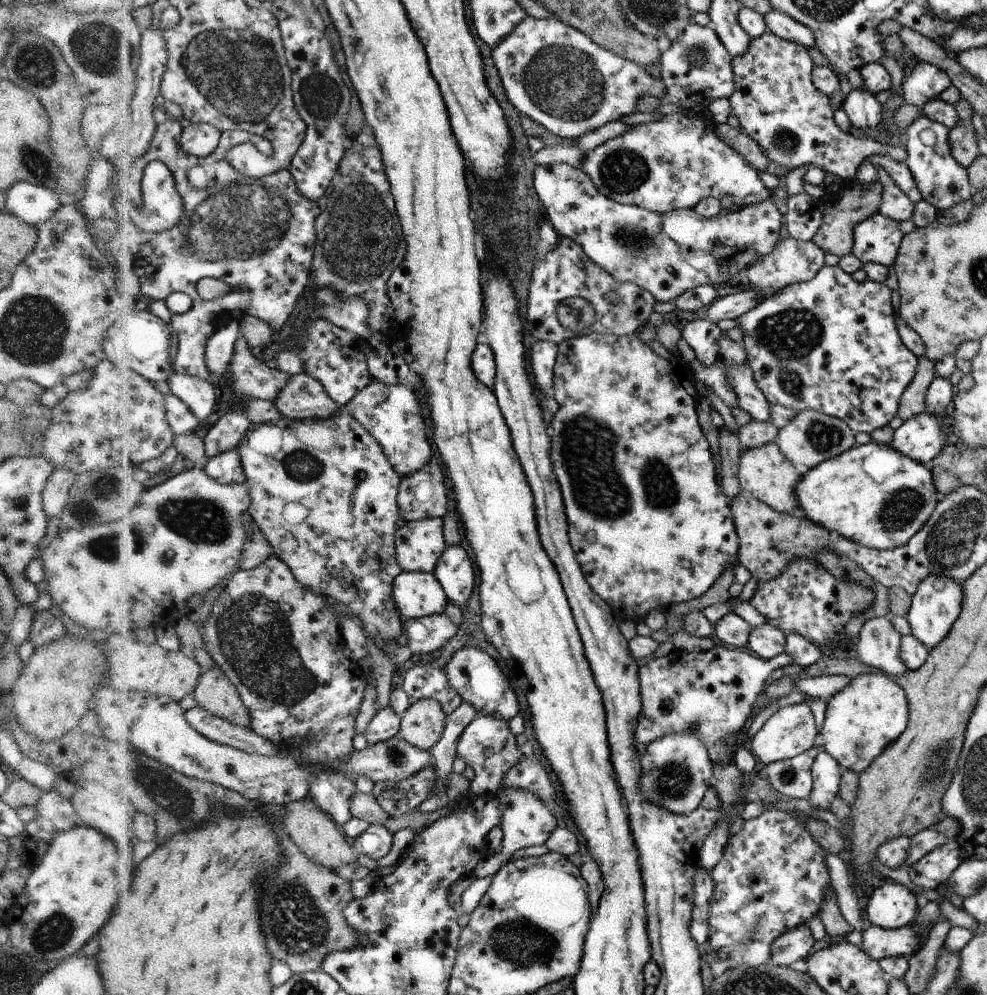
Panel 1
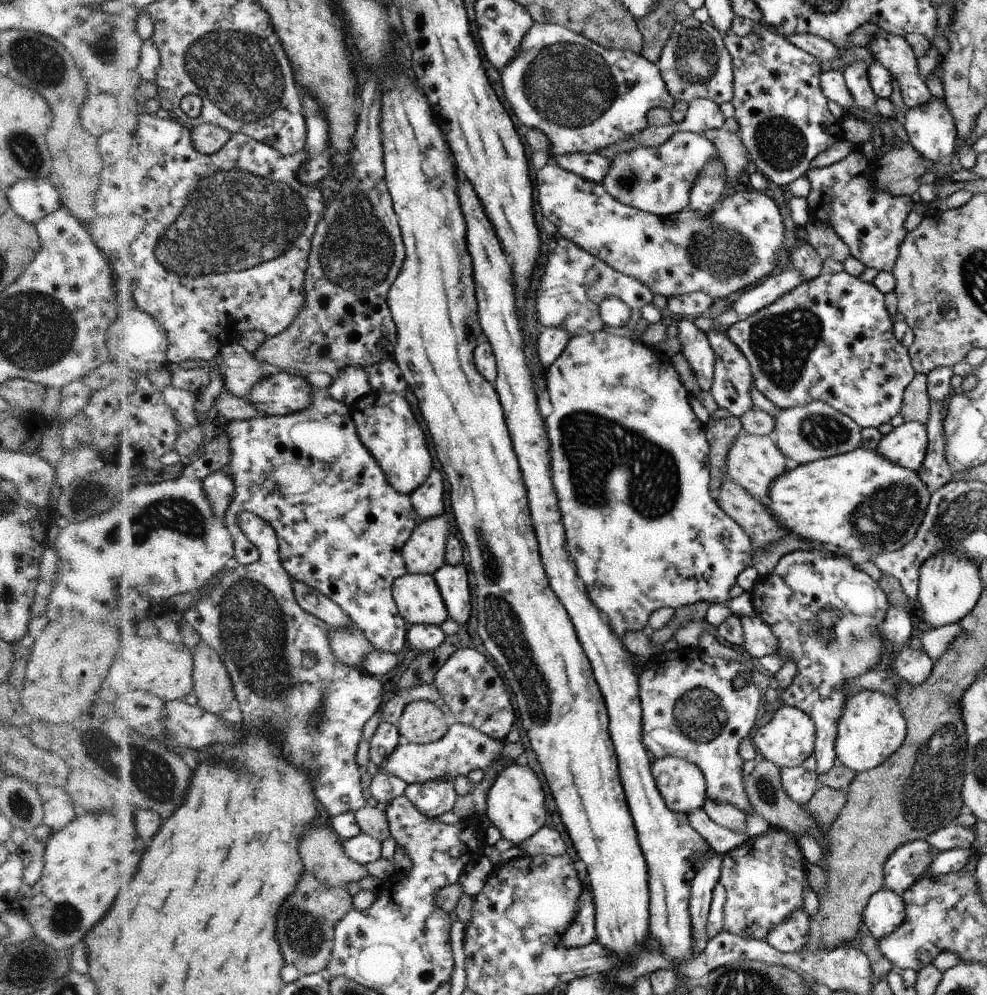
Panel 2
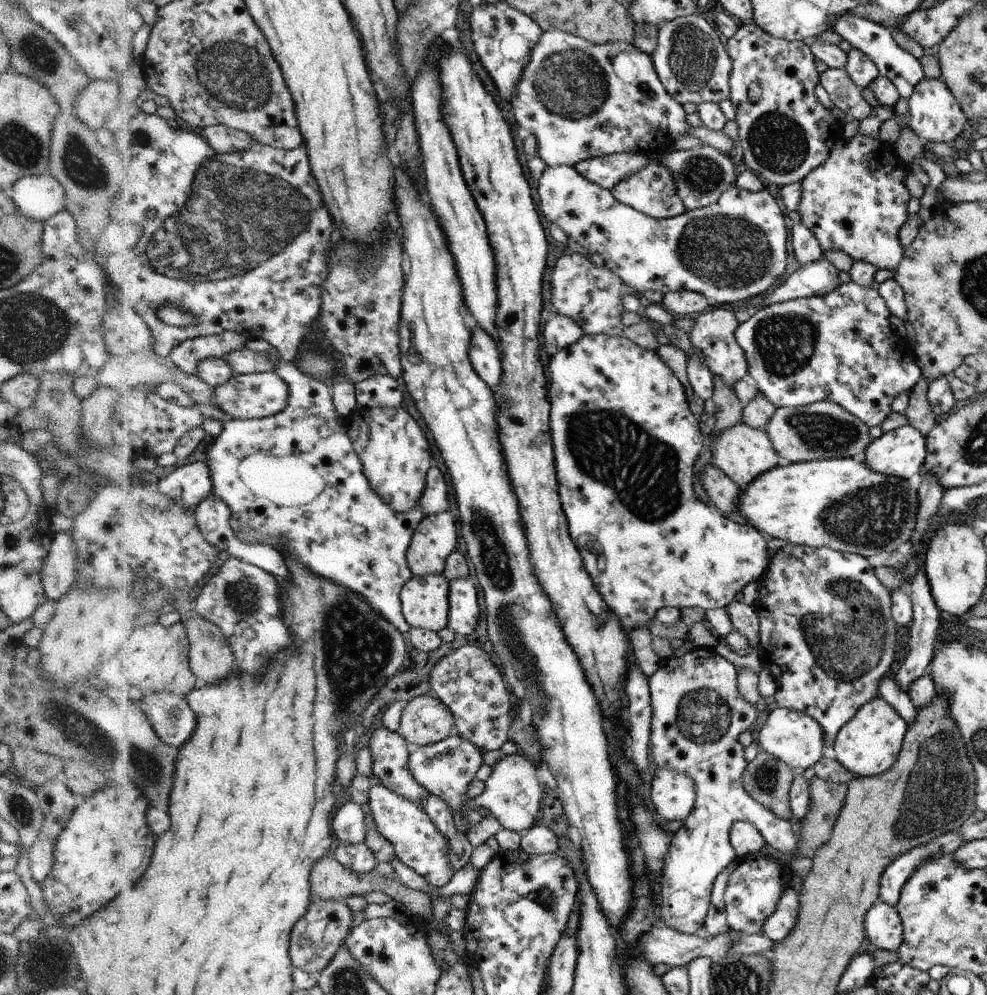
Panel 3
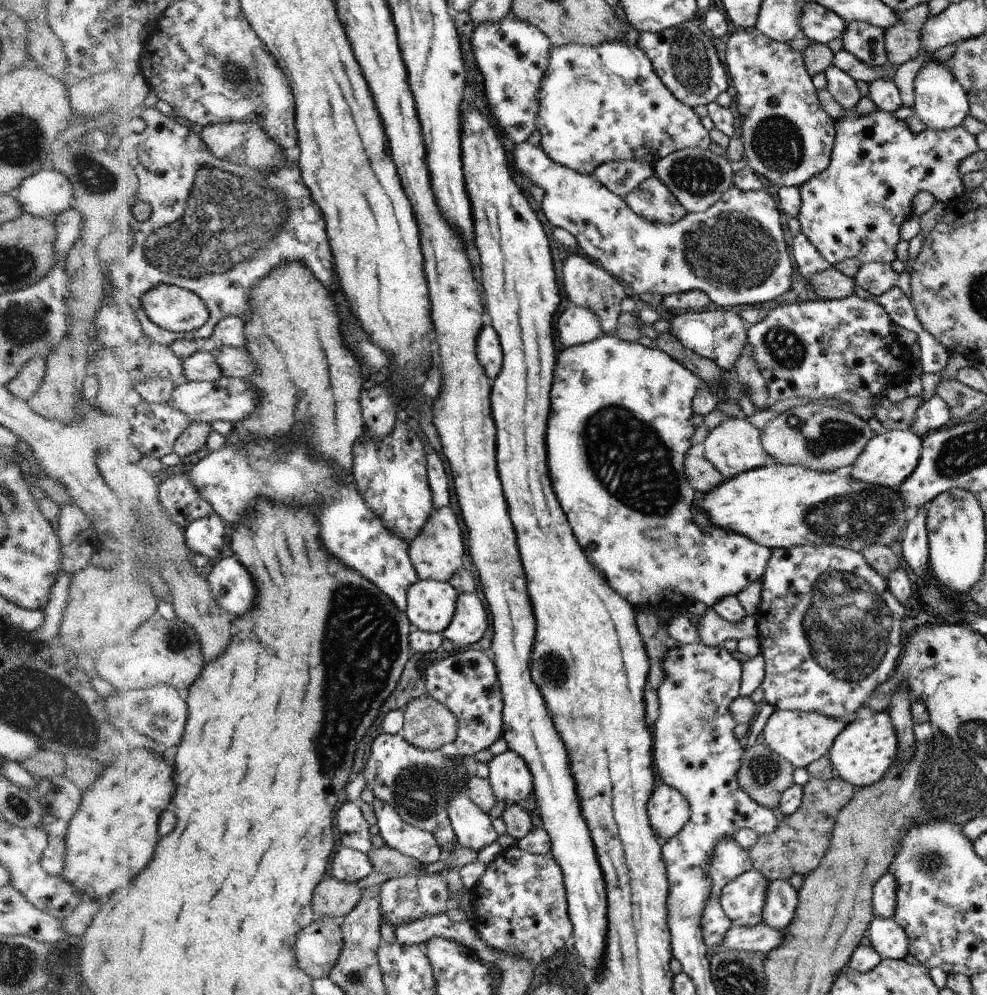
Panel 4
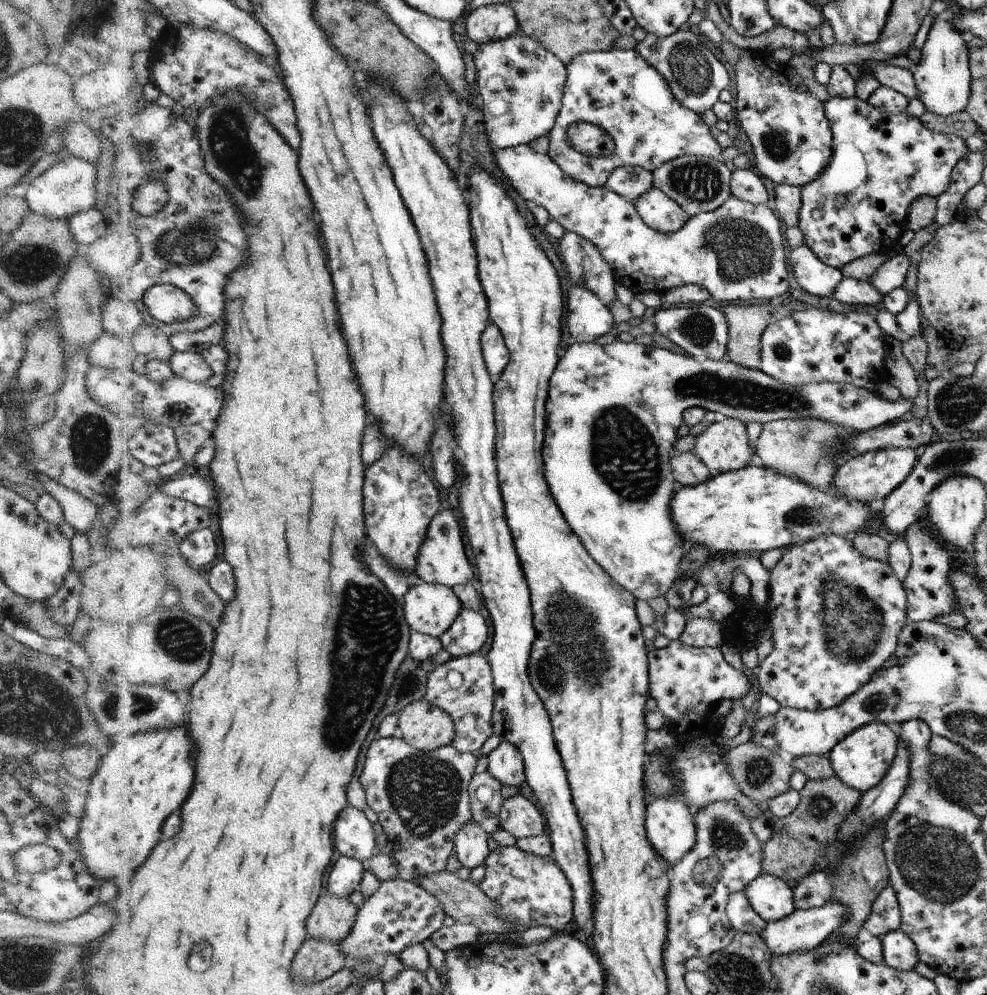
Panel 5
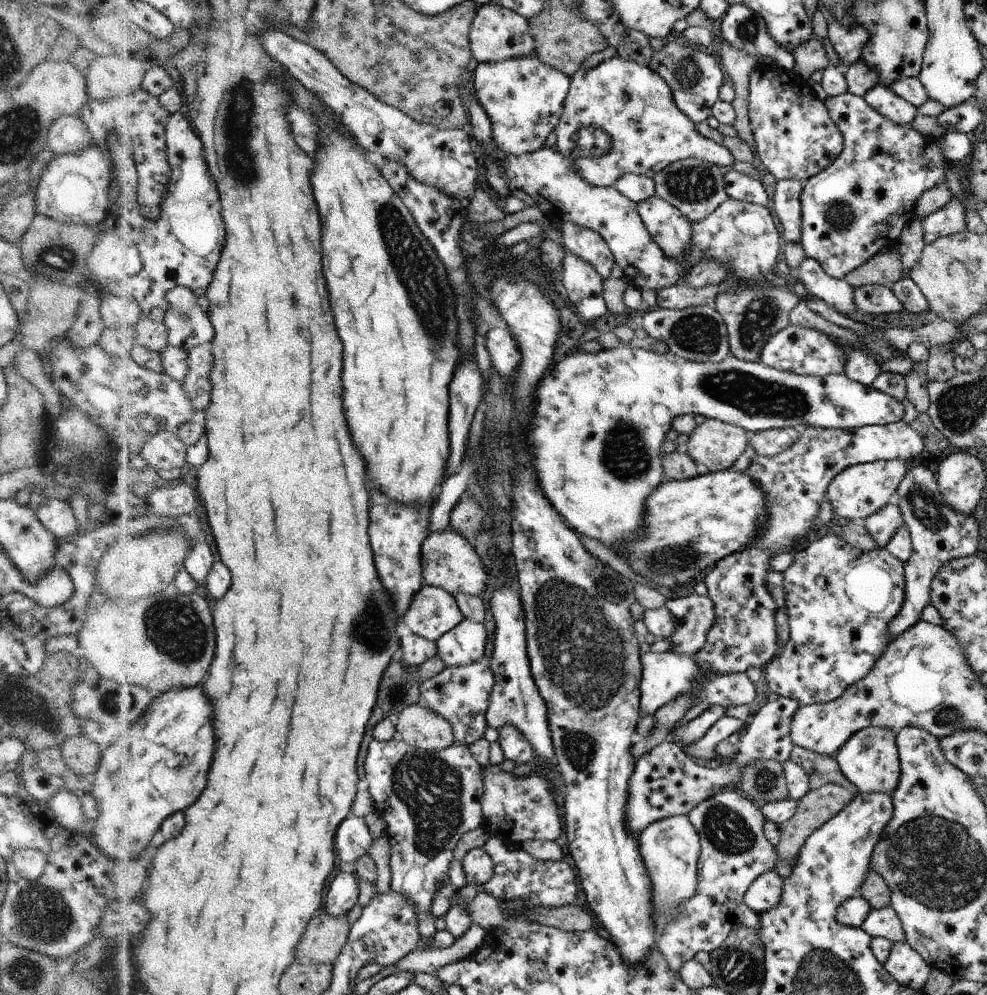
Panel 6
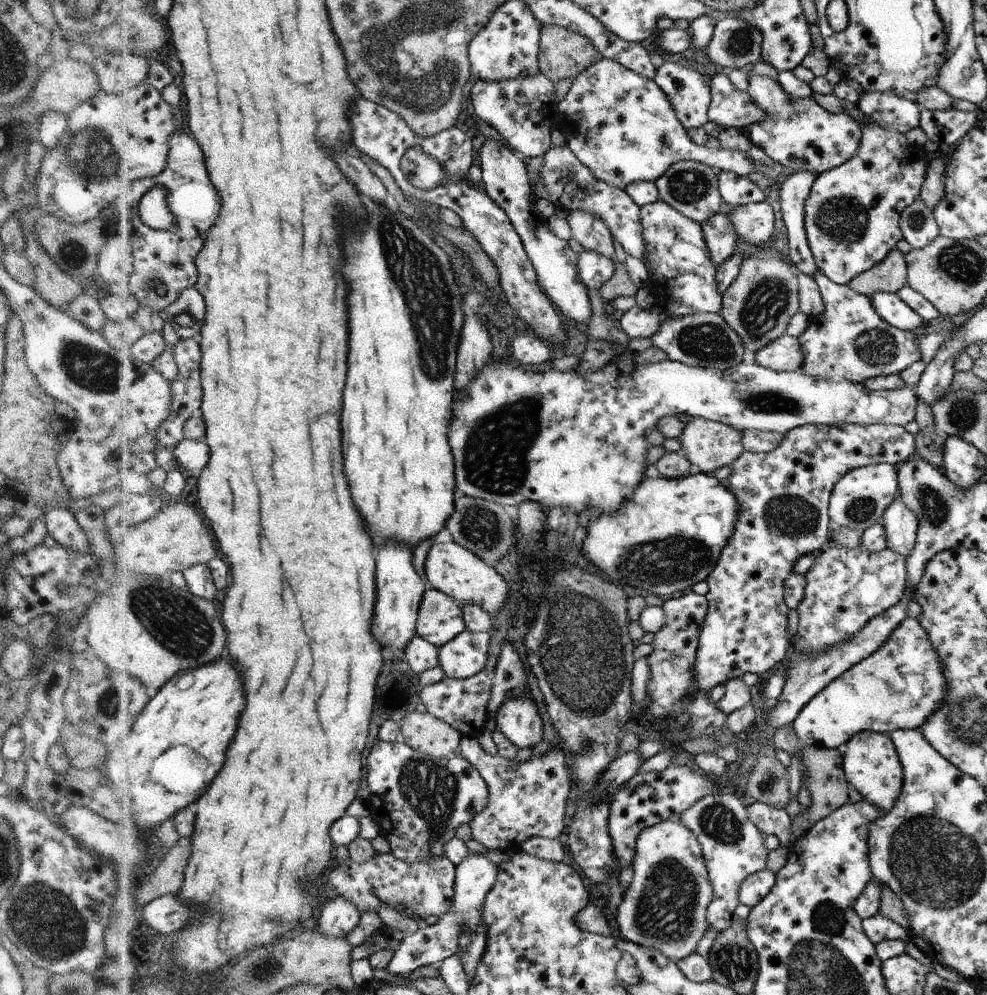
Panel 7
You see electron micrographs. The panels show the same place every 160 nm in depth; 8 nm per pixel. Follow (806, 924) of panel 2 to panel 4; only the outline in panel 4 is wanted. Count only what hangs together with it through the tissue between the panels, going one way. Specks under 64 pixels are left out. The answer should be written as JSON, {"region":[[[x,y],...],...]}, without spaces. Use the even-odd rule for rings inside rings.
{"region":[[[782,879],[771,881],[770,885],[767,886],[762,922],[784,932],[794,920],[798,904],[799,893],[788,881]]]}

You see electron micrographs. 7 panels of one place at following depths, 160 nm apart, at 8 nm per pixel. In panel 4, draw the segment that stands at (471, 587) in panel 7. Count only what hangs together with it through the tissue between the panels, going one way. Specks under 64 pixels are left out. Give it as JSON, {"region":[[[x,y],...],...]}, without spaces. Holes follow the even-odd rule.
{"region":[[[439,508],[432,512],[428,522],[414,541],[410,542],[410,557],[419,580],[432,579],[449,582],[464,566],[464,538],[452,508]]]}

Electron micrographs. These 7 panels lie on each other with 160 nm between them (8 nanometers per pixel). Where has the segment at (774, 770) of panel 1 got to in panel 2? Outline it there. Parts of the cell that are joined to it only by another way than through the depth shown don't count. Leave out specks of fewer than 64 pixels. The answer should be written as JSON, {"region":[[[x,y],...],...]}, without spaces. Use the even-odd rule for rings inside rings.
{"region":[[[801,766],[781,769],[781,783],[784,790],[802,808],[806,808],[808,802],[815,796],[820,781],[816,771],[808,772]]]}

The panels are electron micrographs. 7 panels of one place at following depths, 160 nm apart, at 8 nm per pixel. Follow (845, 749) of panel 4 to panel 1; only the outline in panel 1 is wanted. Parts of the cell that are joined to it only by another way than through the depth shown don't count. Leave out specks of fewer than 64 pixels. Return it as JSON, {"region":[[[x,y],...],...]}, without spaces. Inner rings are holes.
{"region":[[[864,674],[851,679],[849,685],[836,693],[826,705],[821,728],[821,749],[828,751],[843,770],[862,773],[870,768],[879,754],[899,740],[910,724],[910,703],[906,691],[884,674]]]}

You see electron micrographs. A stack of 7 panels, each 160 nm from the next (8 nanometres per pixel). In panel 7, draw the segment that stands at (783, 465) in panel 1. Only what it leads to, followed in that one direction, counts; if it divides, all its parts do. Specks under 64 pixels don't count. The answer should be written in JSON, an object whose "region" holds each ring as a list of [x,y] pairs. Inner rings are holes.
{"region":[[[699,417],[692,418],[685,424],[684,432],[678,440],[680,440],[681,452],[688,462],[692,466],[698,466],[702,473],[708,475],[714,475],[716,470],[730,466],[745,452],[742,432],[735,427]]]}

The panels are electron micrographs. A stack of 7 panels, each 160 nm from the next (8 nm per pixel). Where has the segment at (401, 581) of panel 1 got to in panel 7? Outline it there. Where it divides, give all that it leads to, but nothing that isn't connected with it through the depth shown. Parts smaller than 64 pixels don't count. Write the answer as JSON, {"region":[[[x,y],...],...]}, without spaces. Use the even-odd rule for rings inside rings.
{"region":[[[429,588],[420,606],[416,635],[441,647],[465,629],[463,607],[451,595]]]}

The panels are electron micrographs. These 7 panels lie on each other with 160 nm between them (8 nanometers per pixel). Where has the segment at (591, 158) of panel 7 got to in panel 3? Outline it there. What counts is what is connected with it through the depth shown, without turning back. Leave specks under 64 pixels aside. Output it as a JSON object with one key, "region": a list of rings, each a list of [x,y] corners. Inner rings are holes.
{"region":[[[556,29],[543,32],[510,104],[522,133],[536,136],[536,155],[548,167],[574,167],[591,158],[611,154],[656,154],[688,135],[692,128],[686,122],[687,114],[682,104],[666,89],[656,74],[651,55],[633,43],[618,41],[597,45]]]}

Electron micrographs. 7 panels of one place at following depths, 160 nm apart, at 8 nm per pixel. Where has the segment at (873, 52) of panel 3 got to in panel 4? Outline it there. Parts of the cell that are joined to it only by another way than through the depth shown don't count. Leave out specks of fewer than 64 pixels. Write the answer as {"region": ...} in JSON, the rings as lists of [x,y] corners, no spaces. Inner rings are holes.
{"region":[[[810,1],[804,3],[799,16],[800,32],[812,43],[829,43],[832,39],[841,38],[847,29],[847,23],[835,11]]]}

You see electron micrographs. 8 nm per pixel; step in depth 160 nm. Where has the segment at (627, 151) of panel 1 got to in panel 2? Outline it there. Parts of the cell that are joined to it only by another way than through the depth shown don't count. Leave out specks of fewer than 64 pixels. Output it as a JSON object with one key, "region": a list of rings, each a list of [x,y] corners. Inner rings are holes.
{"region":[[[678,131],[663,145],[647,148],[639,146],[637,150],[620,154],[612,160],[613,166],[607,176],[603,178],[601,184],[608,190],[608,193],[612,194],[621,203],[650,214],[668,217],[688,208],[689,192],[697,172],[704,166],[706,161],[714,157],[718,157],[715,146],[703,135],[692,131]]]}

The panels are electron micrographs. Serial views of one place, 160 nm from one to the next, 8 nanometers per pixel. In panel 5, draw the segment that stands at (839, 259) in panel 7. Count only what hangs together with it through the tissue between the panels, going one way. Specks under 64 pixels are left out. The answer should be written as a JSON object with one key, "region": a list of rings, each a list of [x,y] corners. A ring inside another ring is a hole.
{"region":[[[856,95],[848,98],[832,97],[824,105],[826,107],[828,122],[831,123],[831,130],[834,134],[834,156],[831,157],[830,164],[820,173],[819,177],[816,177],[814,181],[801,187],[801,207],[799,210],[798,227],[802,231],[804,245],[811,247],[814,253],[824,263],[842,270],[844,265],[848,265],[860,257],[867,257],[869,254],[892,252],[896,248],[902,232],[906,230],[906,226],[900,226],[900,224],[904,224],[904,214],[908,214],[908,206],[924,195],[940,198],[941,194],[946,192],[946,189],[952,182],[952,169],[961,158],[964,158],[969,153],[969,150],[967,149],[965,139],[959,136],[938,133],[927,129],[918,117],[909,116],[907,113],[895,115],[879,111],[871,103],[861,100]]]}

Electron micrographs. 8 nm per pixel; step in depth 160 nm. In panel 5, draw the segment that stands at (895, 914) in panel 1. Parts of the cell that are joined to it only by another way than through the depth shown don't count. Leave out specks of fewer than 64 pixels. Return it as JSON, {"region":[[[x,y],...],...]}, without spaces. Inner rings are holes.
{"region":[[[901,928],[886,934],[882,939],[884,963],[899,971],[915,970],[919,953],[915,941]]]}

